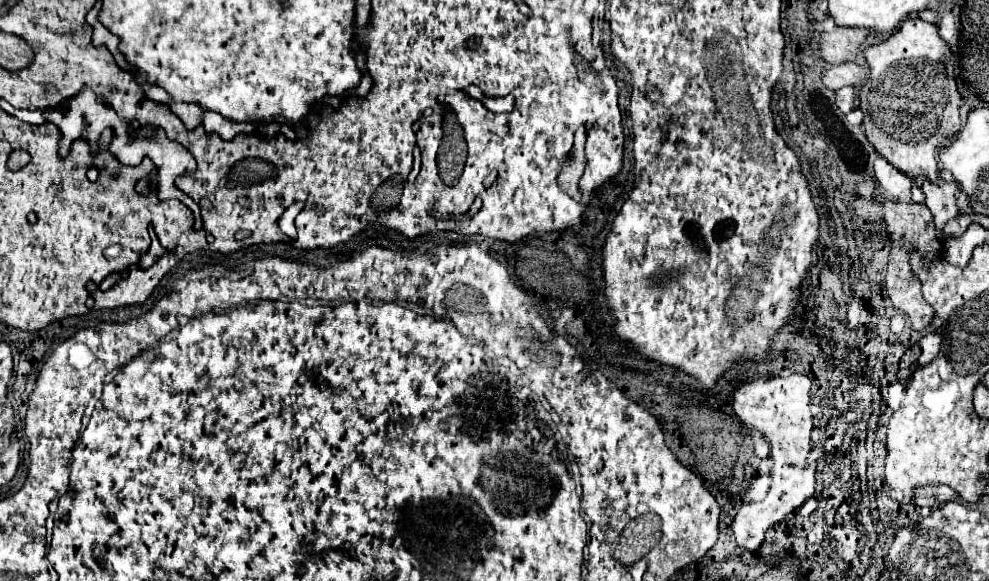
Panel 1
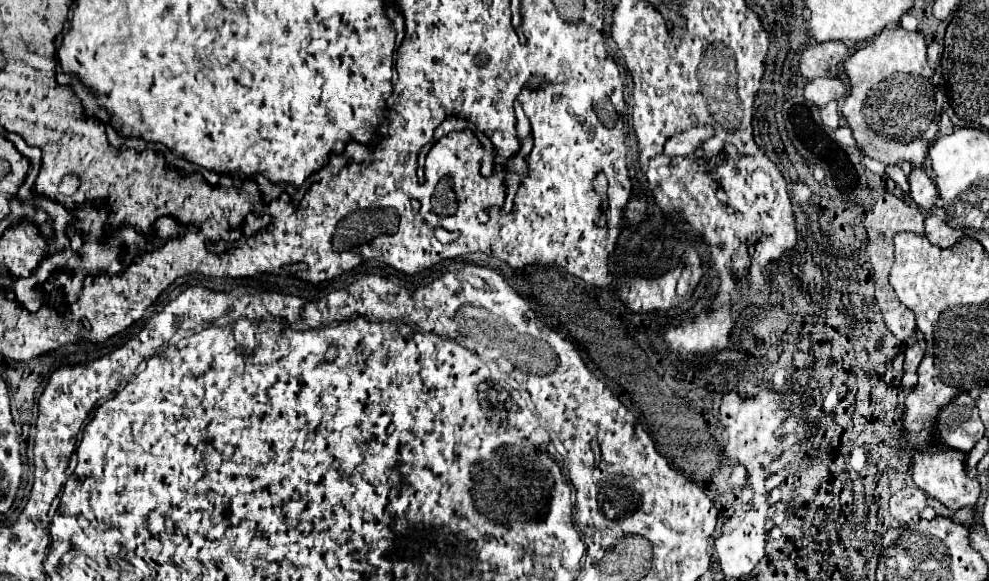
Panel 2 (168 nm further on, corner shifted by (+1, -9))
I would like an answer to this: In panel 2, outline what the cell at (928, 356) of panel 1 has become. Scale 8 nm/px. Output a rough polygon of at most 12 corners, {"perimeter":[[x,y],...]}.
{"perimeter":[[925,343],[905,349],[905,373],[915,373],[925,355]]}

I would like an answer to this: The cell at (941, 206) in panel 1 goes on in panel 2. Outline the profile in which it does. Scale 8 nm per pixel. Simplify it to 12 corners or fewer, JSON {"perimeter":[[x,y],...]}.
{"perimeter":[[925,169],[909,173],[911,197],[929,211],[939,199],[933,181]]}

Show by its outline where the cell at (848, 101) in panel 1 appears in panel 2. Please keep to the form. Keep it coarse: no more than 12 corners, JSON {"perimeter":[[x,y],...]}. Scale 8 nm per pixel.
{"perimeter":[[831,101],[821,111],[827,127],[839,127],[839,107]]}

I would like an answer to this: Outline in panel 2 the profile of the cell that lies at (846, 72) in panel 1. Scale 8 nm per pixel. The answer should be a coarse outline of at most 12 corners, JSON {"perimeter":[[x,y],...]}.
{"perimeter":[[817,77],[805,85],[805,99],[825,107],[845,99],[849,85],[837,77]]}

